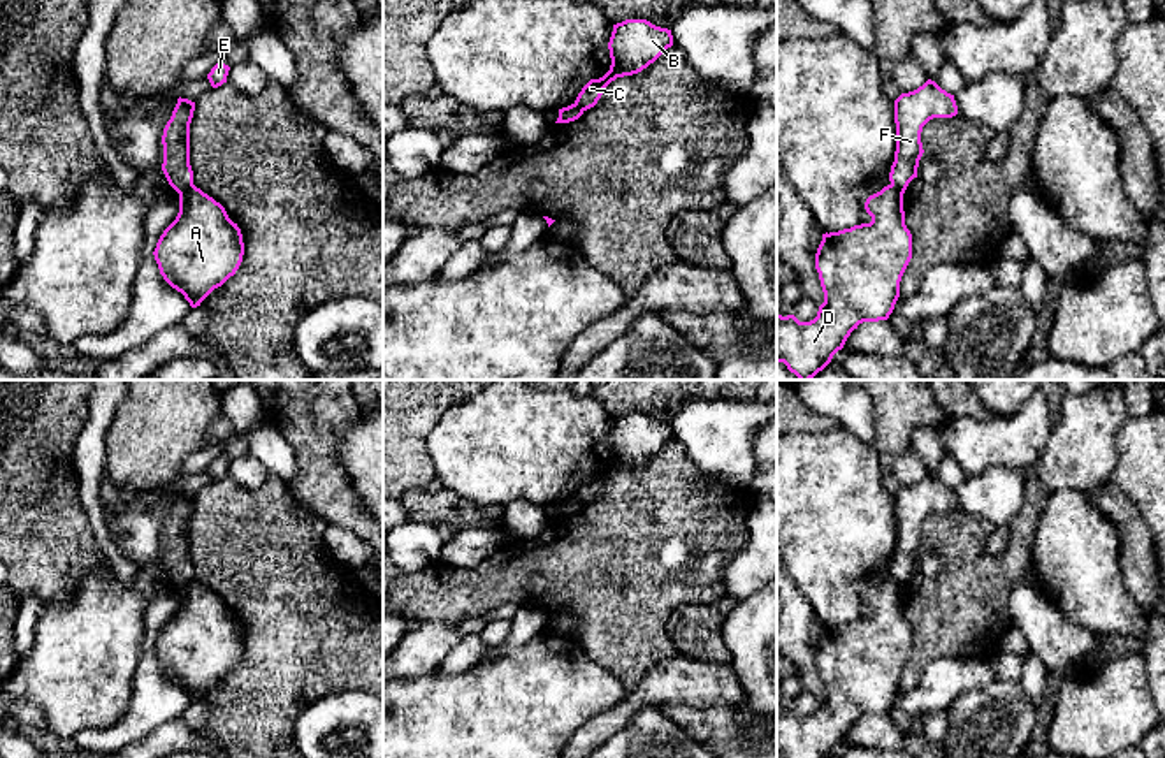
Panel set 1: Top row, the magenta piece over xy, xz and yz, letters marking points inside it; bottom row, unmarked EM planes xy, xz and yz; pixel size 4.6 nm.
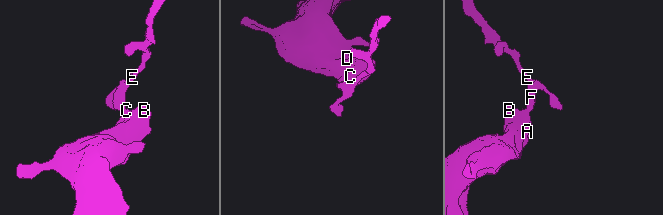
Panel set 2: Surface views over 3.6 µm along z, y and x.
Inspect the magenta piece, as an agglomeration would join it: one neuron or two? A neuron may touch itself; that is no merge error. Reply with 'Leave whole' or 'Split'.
Split

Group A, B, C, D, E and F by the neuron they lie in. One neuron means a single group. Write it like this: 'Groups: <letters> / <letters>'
Groups: A B C D / E F

